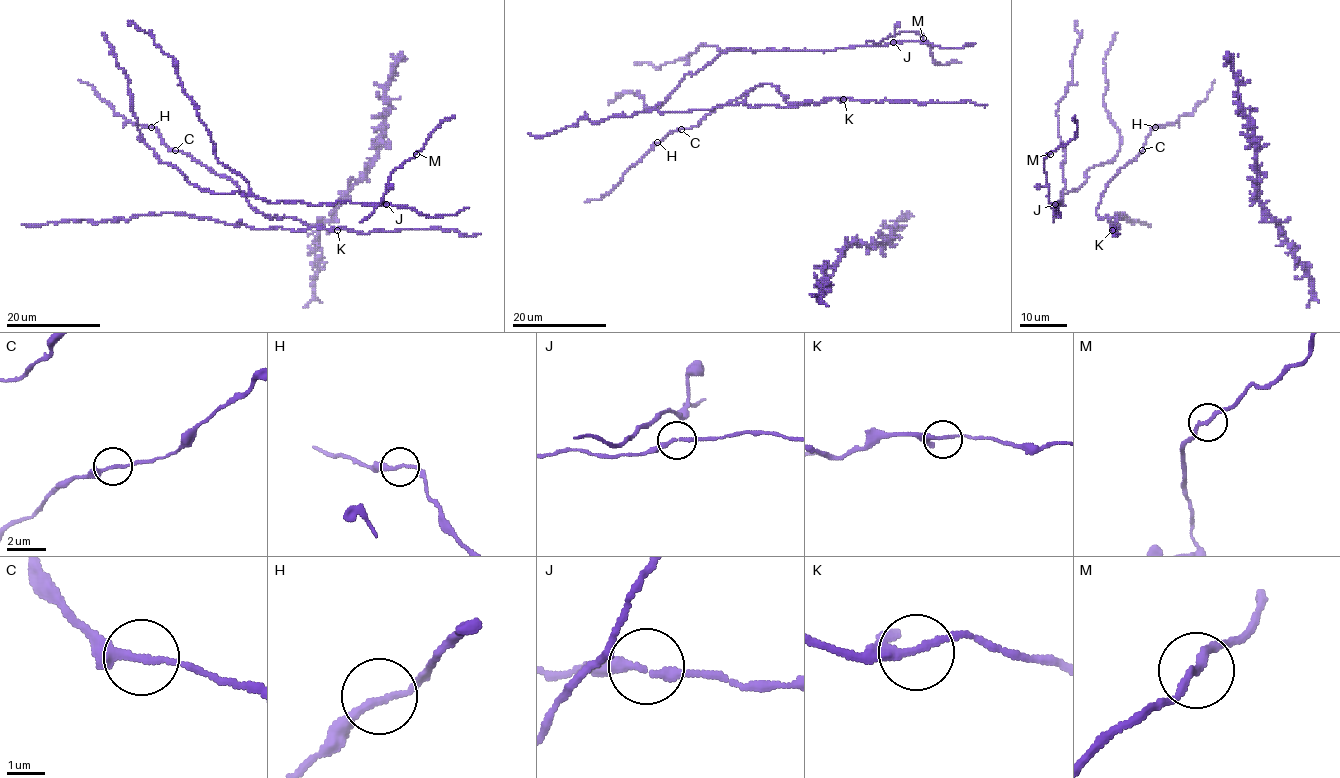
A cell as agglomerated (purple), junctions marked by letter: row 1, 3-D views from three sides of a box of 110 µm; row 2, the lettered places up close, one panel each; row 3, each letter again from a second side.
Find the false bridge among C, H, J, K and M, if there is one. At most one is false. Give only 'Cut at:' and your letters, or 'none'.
Cut at: none

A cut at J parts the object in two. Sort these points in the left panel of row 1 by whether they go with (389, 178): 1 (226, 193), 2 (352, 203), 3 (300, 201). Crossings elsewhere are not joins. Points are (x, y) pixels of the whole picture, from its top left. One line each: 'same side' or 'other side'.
1: other side
2: other side
3: other side

